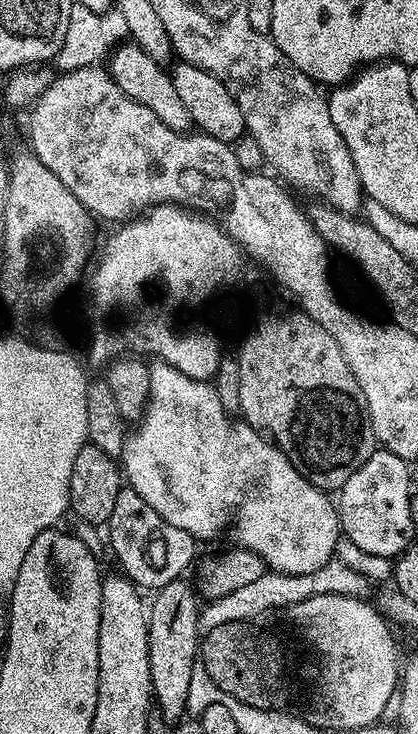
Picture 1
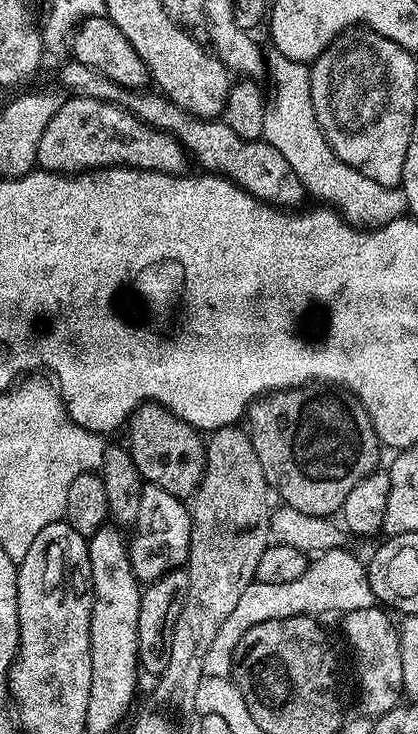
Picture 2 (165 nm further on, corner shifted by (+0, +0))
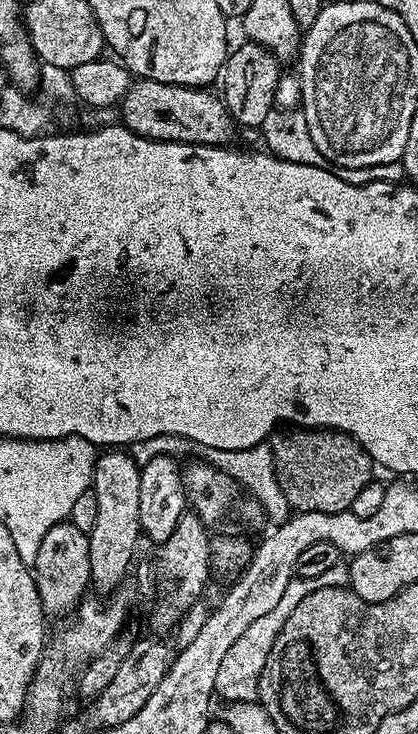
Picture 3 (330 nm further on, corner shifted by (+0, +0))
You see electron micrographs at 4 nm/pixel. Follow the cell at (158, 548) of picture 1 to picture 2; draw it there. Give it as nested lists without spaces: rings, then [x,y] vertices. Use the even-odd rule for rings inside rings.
[[[145,483],[141,490],[138,518],[130,528],[130,539],[127,541],[128,557],[136,579],[155,582],[168,572],[177,571],[188,559],[191,525],[192,514],[185,501],[174,494],[166,494],[166,490],[158,486]]]

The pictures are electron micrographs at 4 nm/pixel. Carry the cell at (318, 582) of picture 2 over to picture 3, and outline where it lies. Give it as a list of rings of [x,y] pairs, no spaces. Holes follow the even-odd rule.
[[[344,562],[326,570],[326,574],[318,574],[318,578],[292,579],[286,586],[286,591],[282,593],[278,606],[274,606],[274,610],[270,610],[270,614],[258,618],[258,622],[251,624],[247,628],[246,634],[242,634],[242,638],[238,638],[238,642],[234,642],[234,646],[230,646],[230,654],[227,660],[224,660],[222,666],[218,669],[215,695],[219,699],[221,696],[221,701],[224,702],[255,701],[260,694],[260,675],[264,669],[266,658],[274,646],[274,638],[278,638],[282,626],[286,626],[286,618],[290,618],[290,614],[294,614],[294,606],[298,606],[298,602],[302,602],[302,598],[306,598],[306,594],[314,594],[314,590],[343,588],[347,585],[347,582],[348,566]]]

